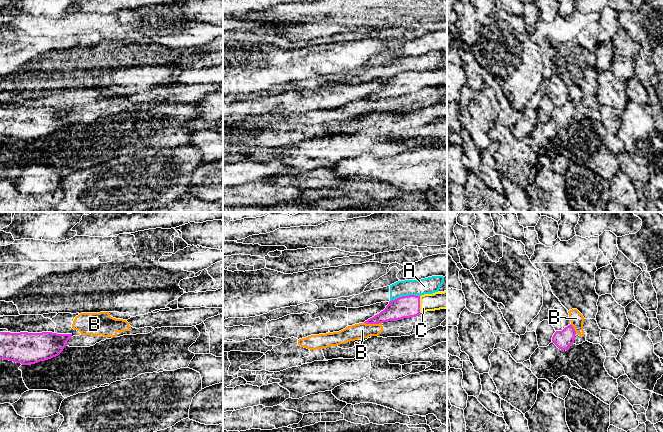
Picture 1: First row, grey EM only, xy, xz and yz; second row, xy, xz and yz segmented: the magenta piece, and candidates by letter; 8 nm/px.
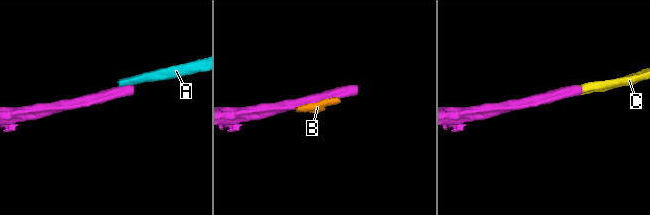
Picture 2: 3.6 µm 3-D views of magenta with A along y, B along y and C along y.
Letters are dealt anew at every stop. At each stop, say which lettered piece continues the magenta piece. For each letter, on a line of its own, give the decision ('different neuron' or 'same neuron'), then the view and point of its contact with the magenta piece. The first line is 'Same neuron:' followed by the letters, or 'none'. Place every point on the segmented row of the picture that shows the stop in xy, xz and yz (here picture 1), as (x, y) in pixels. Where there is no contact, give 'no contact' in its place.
Same neuron: C
A: different neuron; contact xz (404, 296)
B: different neuron; contact xz (373, 323)
C: same neuron; contact xz (419, 304)

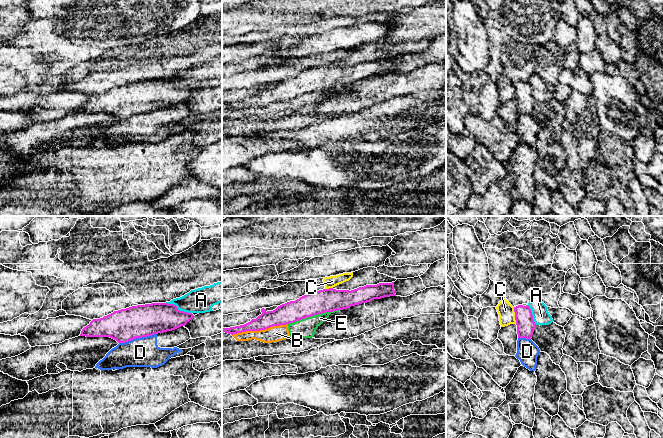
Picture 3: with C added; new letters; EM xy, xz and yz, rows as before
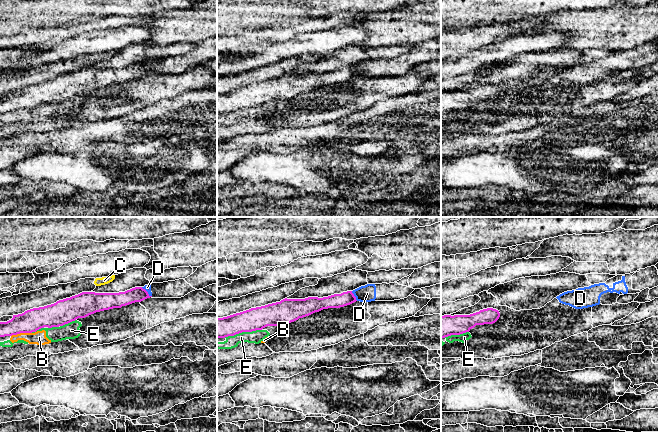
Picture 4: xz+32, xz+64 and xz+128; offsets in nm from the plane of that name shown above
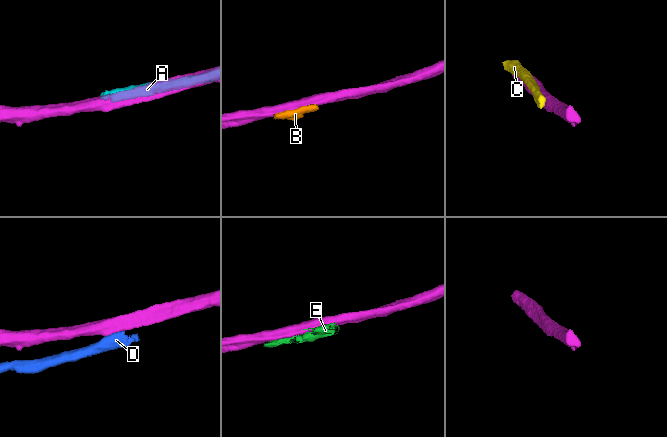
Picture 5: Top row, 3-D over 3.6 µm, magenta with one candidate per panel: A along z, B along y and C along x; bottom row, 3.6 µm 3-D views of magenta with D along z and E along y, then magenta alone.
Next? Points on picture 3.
Same neuron: none
A: different neuron; contact xy (179, 310)
B: different neuron; contact xz (259, 330)
C: different neuron; contact yz (515, 315)
D: different neuron; contact xy (137, 337)
E: different neuron; contact xz (313, 315)

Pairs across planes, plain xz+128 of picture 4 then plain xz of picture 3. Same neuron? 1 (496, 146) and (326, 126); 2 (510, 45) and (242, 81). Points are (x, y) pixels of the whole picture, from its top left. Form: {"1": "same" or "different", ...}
{"1": "same", "2": "different"}

